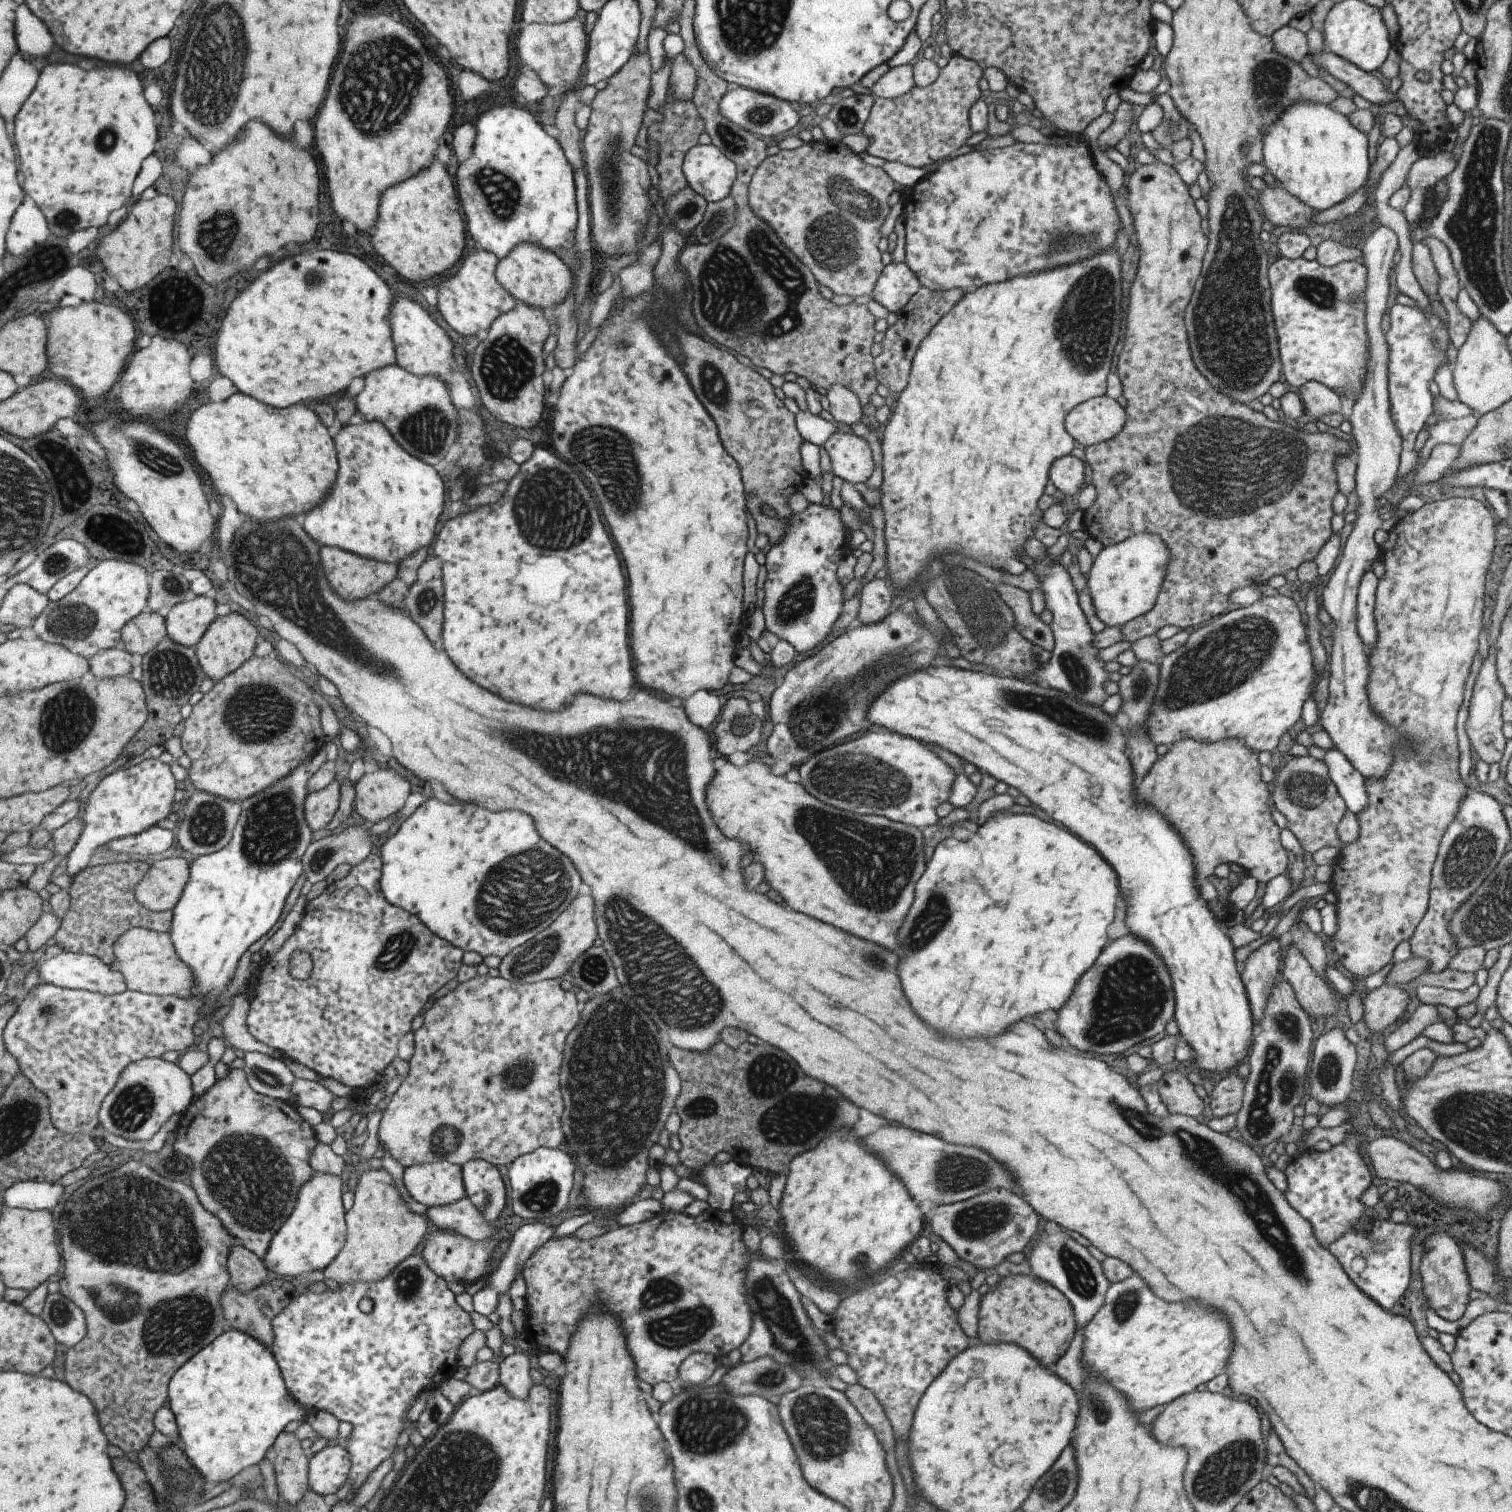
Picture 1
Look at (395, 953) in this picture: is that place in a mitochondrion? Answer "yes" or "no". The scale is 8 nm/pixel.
yes

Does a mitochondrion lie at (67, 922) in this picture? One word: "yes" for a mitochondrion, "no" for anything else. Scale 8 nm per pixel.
no

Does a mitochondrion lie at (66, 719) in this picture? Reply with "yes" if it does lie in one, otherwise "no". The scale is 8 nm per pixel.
yes

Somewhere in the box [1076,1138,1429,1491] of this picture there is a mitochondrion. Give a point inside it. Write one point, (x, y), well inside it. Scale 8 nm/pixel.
(1125, 1304)

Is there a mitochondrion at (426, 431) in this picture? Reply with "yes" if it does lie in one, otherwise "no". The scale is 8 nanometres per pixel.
yes

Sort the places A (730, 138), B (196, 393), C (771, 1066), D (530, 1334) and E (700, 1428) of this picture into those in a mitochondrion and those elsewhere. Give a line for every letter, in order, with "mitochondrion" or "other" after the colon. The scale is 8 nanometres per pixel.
A: mitochondrion
B: other
C: mitochondrion
D: other
E: mitochondrion

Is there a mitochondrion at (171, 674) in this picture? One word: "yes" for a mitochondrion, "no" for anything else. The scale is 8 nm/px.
yes

